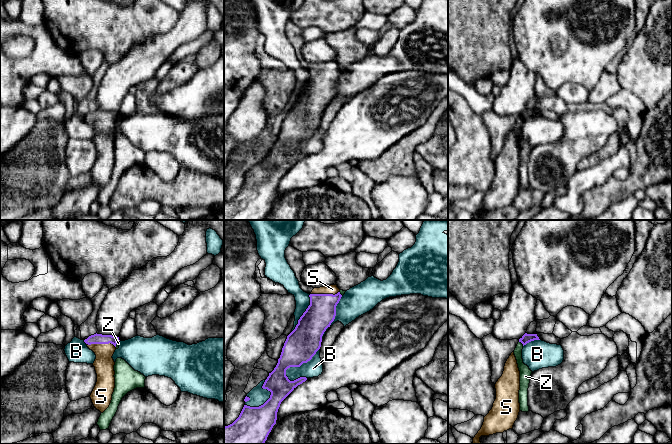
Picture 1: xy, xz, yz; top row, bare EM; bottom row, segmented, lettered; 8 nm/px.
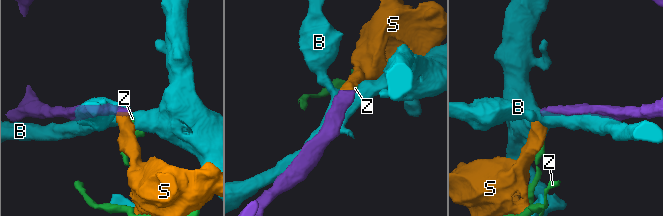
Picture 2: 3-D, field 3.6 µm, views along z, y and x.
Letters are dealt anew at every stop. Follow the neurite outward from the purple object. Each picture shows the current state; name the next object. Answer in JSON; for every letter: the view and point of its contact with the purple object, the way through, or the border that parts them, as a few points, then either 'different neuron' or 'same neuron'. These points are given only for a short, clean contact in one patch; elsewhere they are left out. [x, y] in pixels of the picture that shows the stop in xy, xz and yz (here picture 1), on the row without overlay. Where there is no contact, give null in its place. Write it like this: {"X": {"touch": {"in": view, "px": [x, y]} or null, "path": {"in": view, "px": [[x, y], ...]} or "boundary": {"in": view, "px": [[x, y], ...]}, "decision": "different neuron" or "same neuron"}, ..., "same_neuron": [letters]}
{"B": {"touch": {"in": "xz", "px": [298, 142]}, "decision": "different neuron"}, "S": {"touch": {"in": "xy", "px": [101, 119]}, "path": {"in": "xy", "px": [[96, 114], [101, 119], [104, 123], [104, 140]]}, "decision": "same neuron"}, "Z": {"touch": {"in": "yz", "px": [521, 118]}, "boundary": {"in": "yz", "px": [[519, 117], [523, 121]]}, "decision": "different neuron"}, "same_neuron": ["S"]}

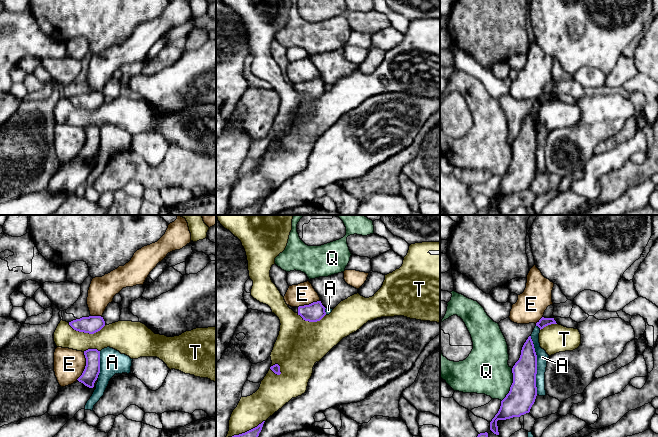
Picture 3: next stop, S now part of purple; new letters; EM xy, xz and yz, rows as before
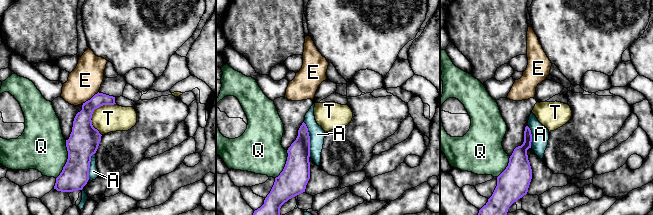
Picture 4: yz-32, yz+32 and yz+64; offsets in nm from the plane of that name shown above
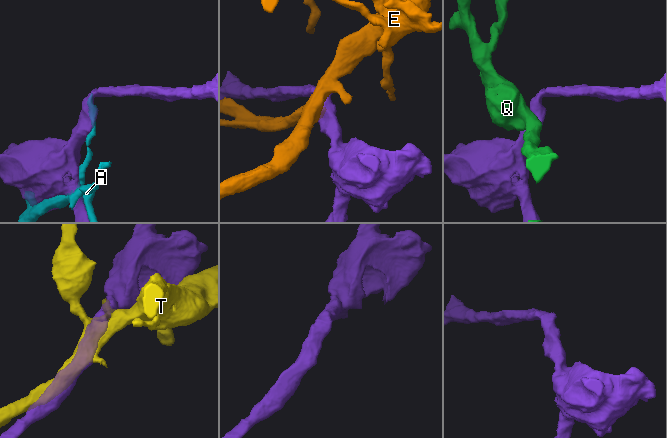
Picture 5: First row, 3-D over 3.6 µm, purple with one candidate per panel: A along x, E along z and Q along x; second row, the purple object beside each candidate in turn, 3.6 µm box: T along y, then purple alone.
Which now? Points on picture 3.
{"A": {"touch": {"in": "yz", "px": [536, 141]}, "decision": "different neuron"}, "E": {"touch": {"in": "xy", "px": [85, 142]}, "decision": "different neuron"}, "Q": {"touch": {"in": "yz", "px": [511, 161]}, "decision": "different neuron"}, "T": {"touch": {"in": "xy", "px": [87, 108]}, "decision": "different neuron"}, "same_neuron": []}

